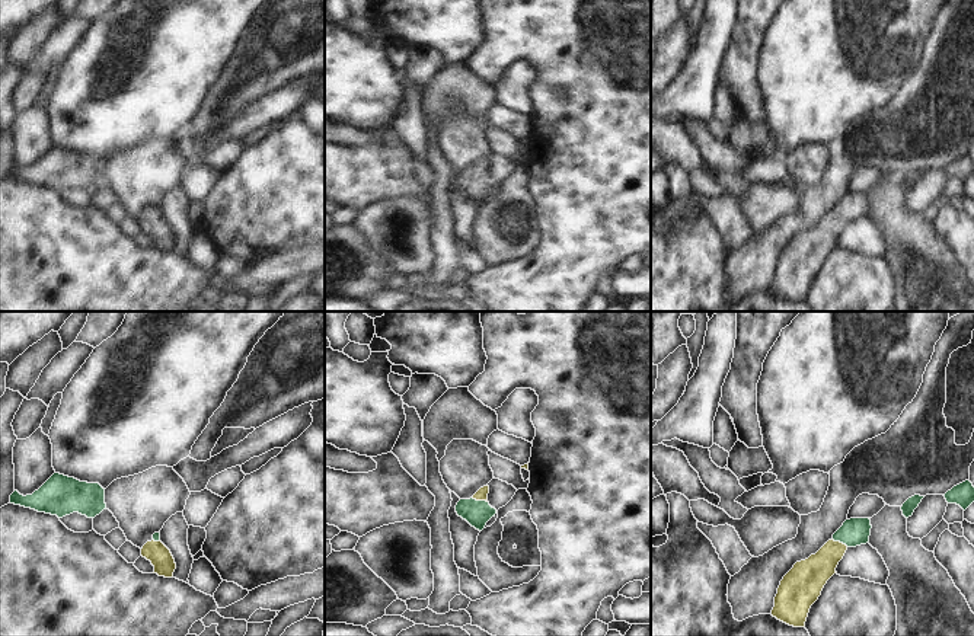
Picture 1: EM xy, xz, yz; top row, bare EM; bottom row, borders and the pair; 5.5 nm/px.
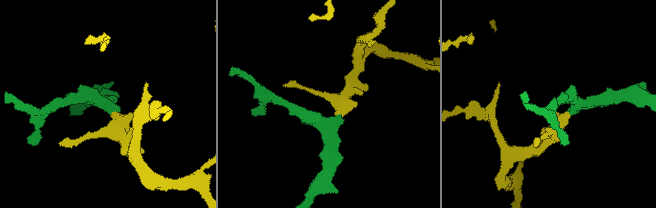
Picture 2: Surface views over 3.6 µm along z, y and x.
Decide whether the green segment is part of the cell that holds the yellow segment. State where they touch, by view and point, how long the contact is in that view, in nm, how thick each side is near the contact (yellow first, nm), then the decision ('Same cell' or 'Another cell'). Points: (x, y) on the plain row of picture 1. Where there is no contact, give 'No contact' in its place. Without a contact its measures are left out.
Touches yellow at xz (479, 173). Shared border 90 nm. Thickness 60 nm (yellow) against 140 nm. Same cell

